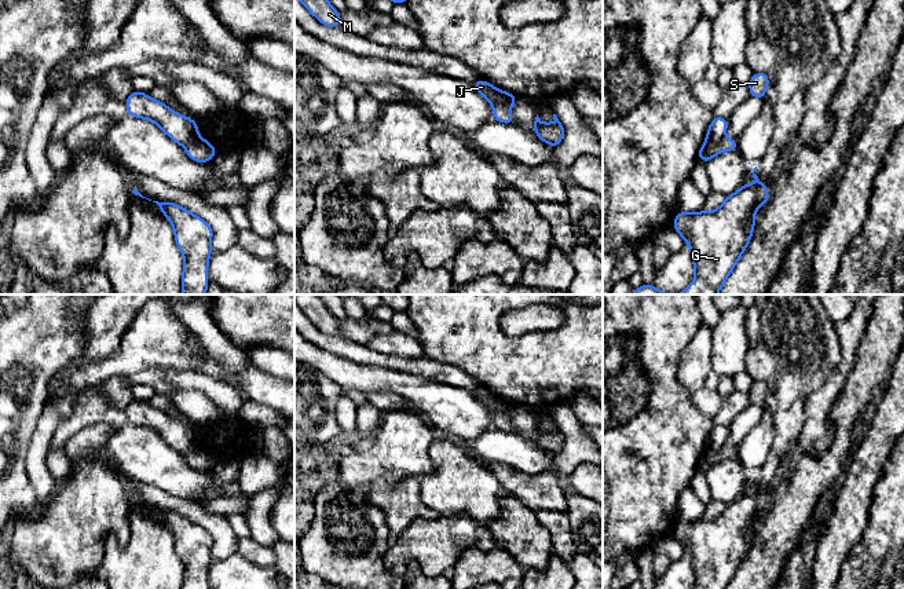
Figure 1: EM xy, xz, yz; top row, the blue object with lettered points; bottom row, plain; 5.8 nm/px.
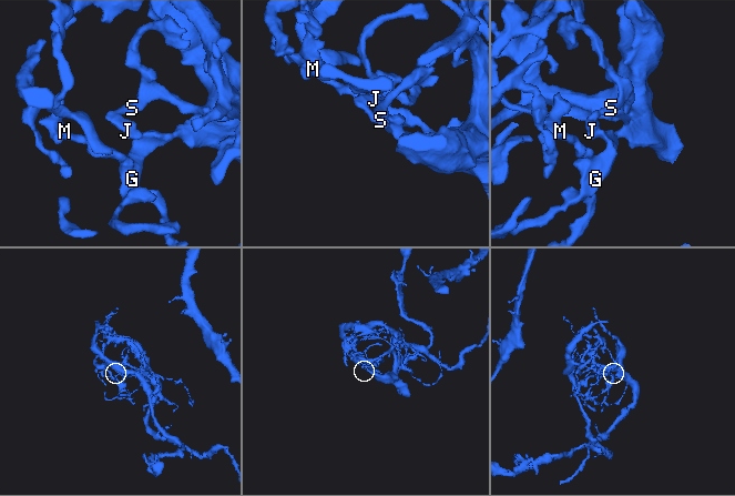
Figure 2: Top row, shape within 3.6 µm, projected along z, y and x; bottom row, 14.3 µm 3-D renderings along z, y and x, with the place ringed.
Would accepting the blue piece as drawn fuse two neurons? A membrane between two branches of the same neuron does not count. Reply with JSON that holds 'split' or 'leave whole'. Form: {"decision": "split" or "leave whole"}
{"decision": "split"}

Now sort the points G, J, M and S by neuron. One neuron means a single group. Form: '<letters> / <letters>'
G M / J S

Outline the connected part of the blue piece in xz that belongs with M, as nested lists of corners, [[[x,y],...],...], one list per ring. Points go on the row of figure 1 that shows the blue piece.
[[[327,0],[300,1],[321,23],[330,28],[340,28],[340,12]]]

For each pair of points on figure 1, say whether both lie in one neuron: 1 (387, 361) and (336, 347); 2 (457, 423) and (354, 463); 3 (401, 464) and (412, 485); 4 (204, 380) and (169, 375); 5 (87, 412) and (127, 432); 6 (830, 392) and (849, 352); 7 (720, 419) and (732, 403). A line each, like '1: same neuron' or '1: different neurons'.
1: same neuron
2: different neurons
3: different neurons
4: same neuron
5: different neurons
6: same neuron
7: same neuron

